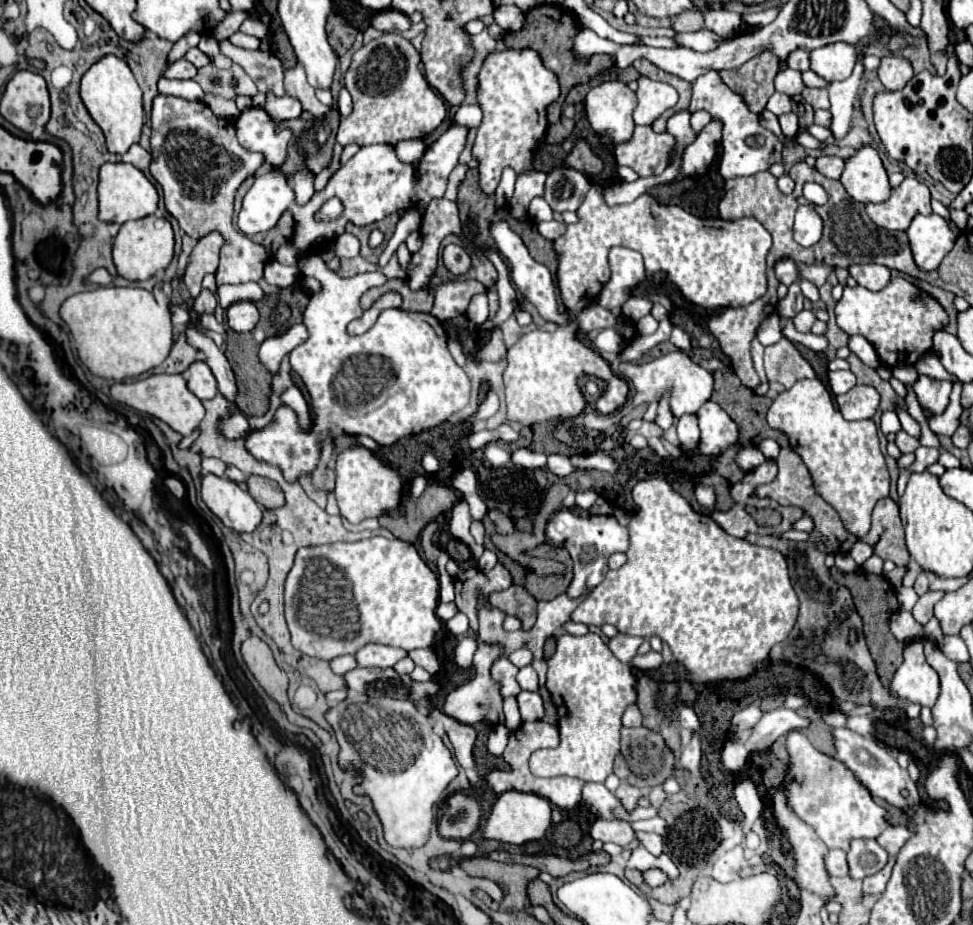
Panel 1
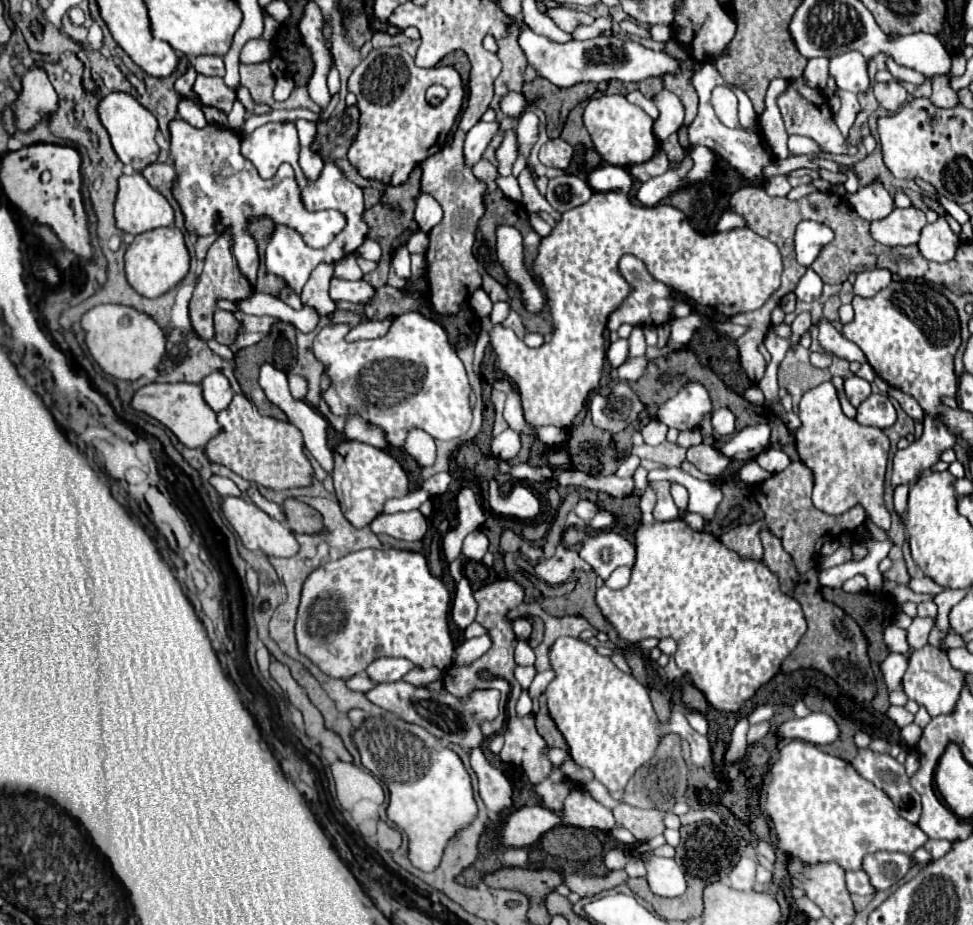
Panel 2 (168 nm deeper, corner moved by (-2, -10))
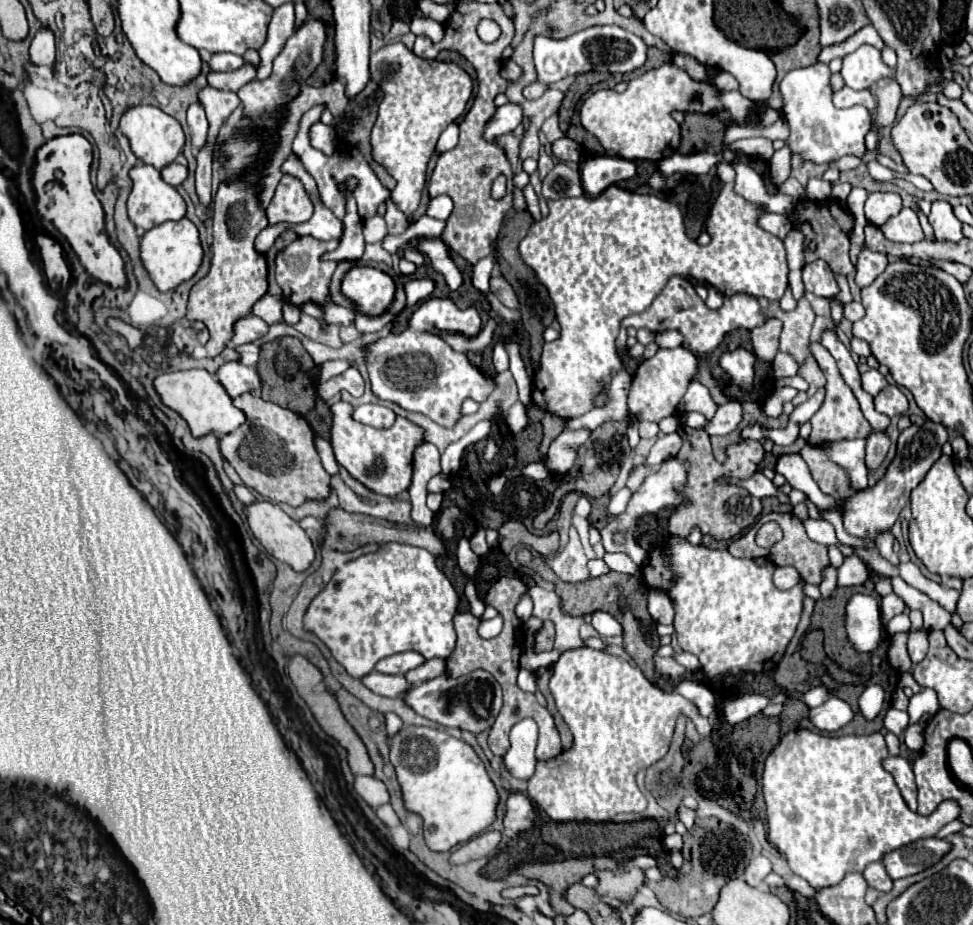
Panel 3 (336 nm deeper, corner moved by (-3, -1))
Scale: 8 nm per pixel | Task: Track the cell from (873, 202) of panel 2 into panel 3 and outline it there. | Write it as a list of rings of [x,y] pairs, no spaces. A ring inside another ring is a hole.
[[[876,191],[866,199],[866,219],[874,225],[884,225],[892,215],[902,209],[902,199],[892,191]]]

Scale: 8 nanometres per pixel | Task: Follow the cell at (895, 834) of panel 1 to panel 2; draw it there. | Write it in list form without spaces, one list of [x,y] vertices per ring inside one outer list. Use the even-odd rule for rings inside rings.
[[[929,840],[925,844],[925,848],[933,854],[933,858],[941,858],[953,848],[953,842],[949,842],[949,840]]]

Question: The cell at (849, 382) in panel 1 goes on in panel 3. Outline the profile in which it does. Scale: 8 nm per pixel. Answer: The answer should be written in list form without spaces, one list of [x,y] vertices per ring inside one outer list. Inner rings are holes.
[[[868,369],[866,373],[862,373],[860,381],[862,381],[862,389],[870,395],[878,395],[888,385],[884,375],[880,375],[880,371],[876,371],[876,369]]]

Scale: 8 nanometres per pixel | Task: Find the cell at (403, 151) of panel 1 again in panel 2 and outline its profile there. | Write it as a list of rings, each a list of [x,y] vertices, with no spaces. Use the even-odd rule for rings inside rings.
[[[421,192],[417,198],[417,208],[415,208],[415,220],[423,232],[429,232],[433,226],[437,226],[443,218],[443,210],[435,198],[429,194]]]

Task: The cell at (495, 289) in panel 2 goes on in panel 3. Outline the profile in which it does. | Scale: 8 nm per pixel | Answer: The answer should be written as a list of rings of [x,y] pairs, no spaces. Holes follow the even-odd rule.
[[[492,277],[490,279],[490,289],[508,309],[518,309],[518,299],[514,295],[514,289],[504,277]]]

